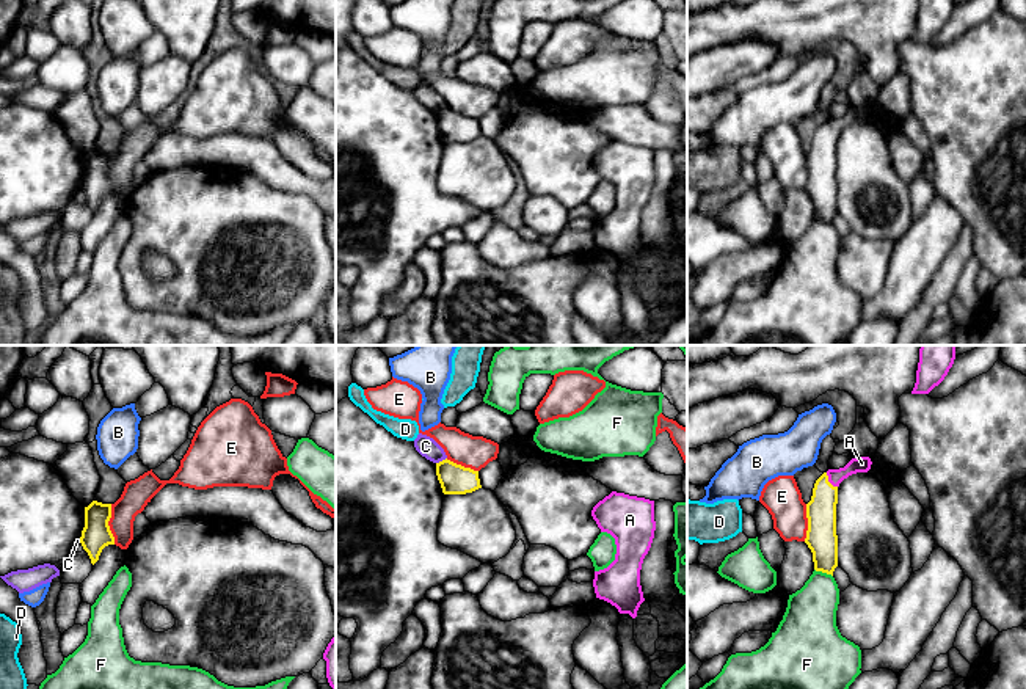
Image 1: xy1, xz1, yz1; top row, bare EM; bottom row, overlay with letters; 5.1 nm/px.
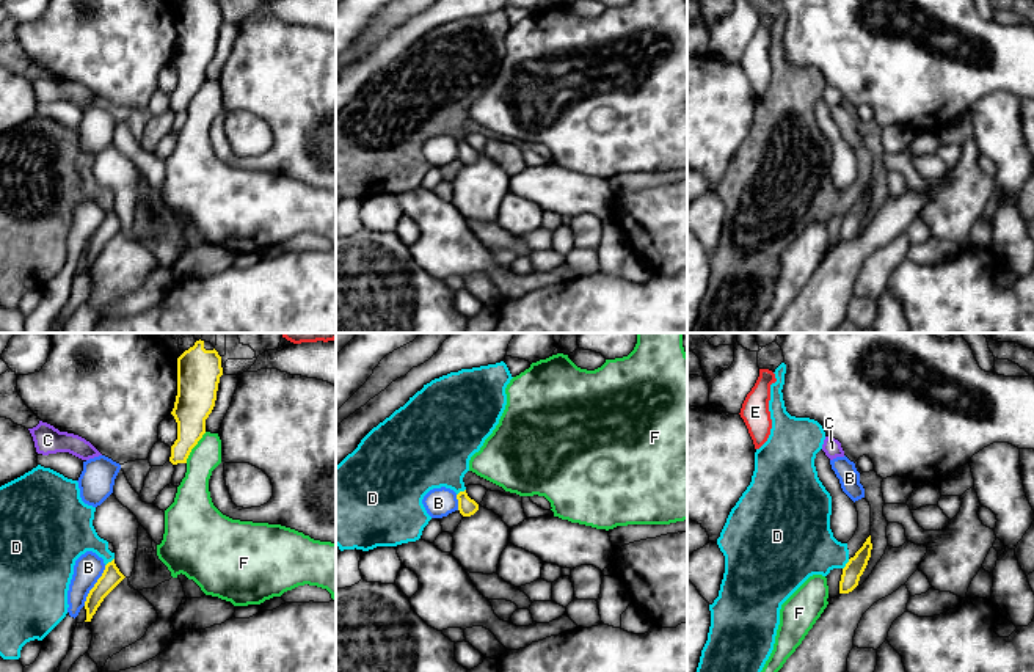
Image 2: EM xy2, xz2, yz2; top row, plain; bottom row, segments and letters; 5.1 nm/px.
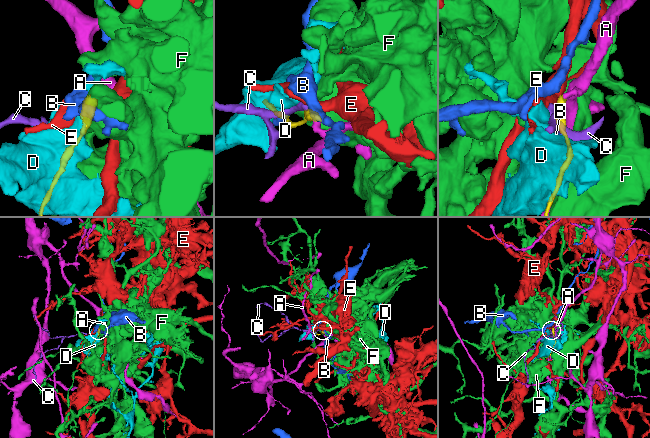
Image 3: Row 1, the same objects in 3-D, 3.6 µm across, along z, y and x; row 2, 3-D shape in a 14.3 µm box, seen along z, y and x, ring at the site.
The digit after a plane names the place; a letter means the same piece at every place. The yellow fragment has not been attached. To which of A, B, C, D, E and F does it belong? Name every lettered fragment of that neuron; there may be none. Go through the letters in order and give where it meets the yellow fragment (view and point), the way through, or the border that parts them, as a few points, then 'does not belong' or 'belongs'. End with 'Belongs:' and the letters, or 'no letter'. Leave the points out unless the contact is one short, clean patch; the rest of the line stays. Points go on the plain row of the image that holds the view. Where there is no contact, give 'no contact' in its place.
A: contact yz1 (827, 129); way yz1 (821, 159), (827, 129), (862, 112); belongs
B: contact xy2 (94, 234); border xy2 (105, 214), (83, 253); does not belong
C: contact xz1 (443, 109); border xz1 (446, 105), (436, 112); does not belong
D: contact yz2 (846, 212); border yz2 (849, 208), (843, 217); does not belong
E: contact xy1 (107, 173); border xy1 (110, 153), (109, 178), (115, 192); does not belong
F: contact xy2 (193, 94); does not belong
Belongs: A

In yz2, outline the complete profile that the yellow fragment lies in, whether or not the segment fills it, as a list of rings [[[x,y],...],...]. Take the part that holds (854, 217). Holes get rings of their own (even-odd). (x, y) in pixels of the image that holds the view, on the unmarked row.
[[[869,184],[863,195],[855,201],[854,206],[849,207],[849,210],[843,217],[839,242],[849,242],[858,234],[860,225],[863,223],[871,206],[871,198],[872,192]]]

